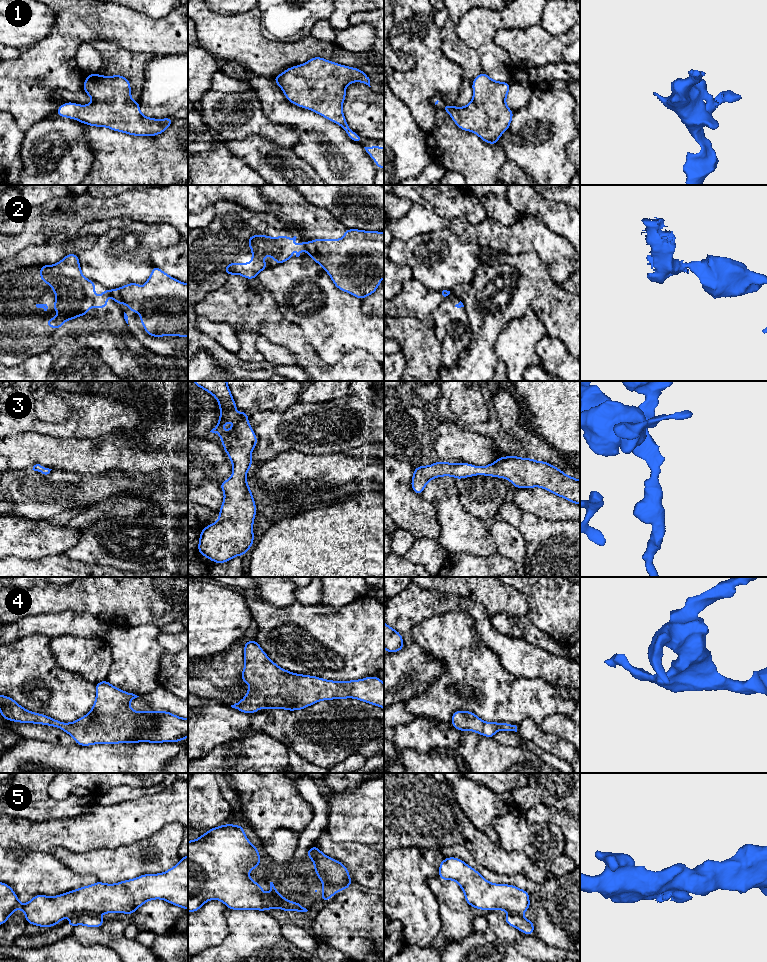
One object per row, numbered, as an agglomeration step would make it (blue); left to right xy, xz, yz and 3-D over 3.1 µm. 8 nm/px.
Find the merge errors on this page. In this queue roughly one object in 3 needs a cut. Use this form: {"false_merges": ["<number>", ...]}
{"false_merges": ["2", "5"]}

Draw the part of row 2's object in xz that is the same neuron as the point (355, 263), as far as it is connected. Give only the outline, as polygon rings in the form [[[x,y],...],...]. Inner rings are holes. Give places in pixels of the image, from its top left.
[[[348,228],[342,239],[314,239],[305,245],[309,256],[324,268],[334,285],[360,300],[373,294],[384,278],[384,232]]]

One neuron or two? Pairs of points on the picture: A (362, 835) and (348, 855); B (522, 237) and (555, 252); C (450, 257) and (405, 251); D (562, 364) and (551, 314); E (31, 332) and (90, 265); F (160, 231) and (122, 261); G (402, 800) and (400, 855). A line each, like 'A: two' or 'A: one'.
A: two
B: one
C: one
D: two
E: two
F: one
G: two

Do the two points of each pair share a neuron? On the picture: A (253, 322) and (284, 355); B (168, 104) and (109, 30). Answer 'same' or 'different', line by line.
A: different
B: different

